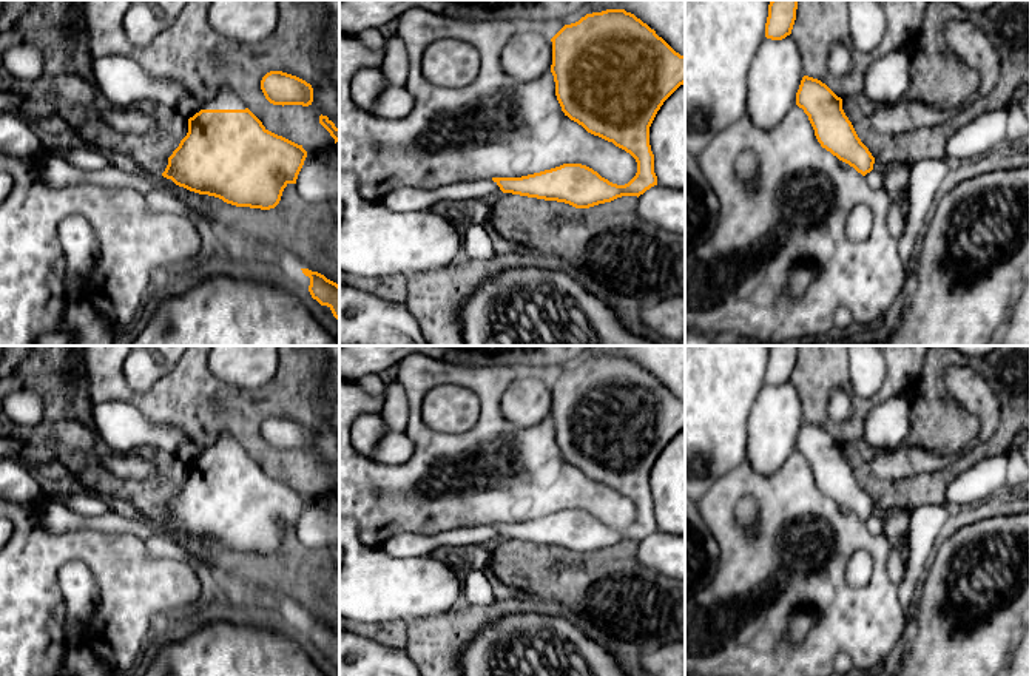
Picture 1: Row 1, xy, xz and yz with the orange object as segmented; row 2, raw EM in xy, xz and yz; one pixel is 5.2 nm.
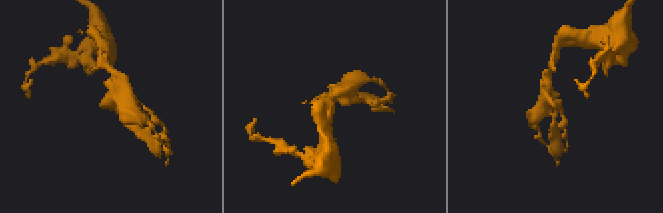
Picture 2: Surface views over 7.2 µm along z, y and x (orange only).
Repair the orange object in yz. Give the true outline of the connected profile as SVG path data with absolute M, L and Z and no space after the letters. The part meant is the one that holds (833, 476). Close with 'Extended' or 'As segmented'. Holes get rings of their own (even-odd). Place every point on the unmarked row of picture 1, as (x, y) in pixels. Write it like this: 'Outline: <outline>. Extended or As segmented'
Outline: M804 421L796 438L796 451L804 455L822 494L865 522L875 503L858 483L842 455L842 444L825 429Z. As segmented

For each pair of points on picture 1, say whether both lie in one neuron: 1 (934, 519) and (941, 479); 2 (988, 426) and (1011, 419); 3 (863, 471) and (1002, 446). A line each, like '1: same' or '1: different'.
1: different
2: different
3: same

